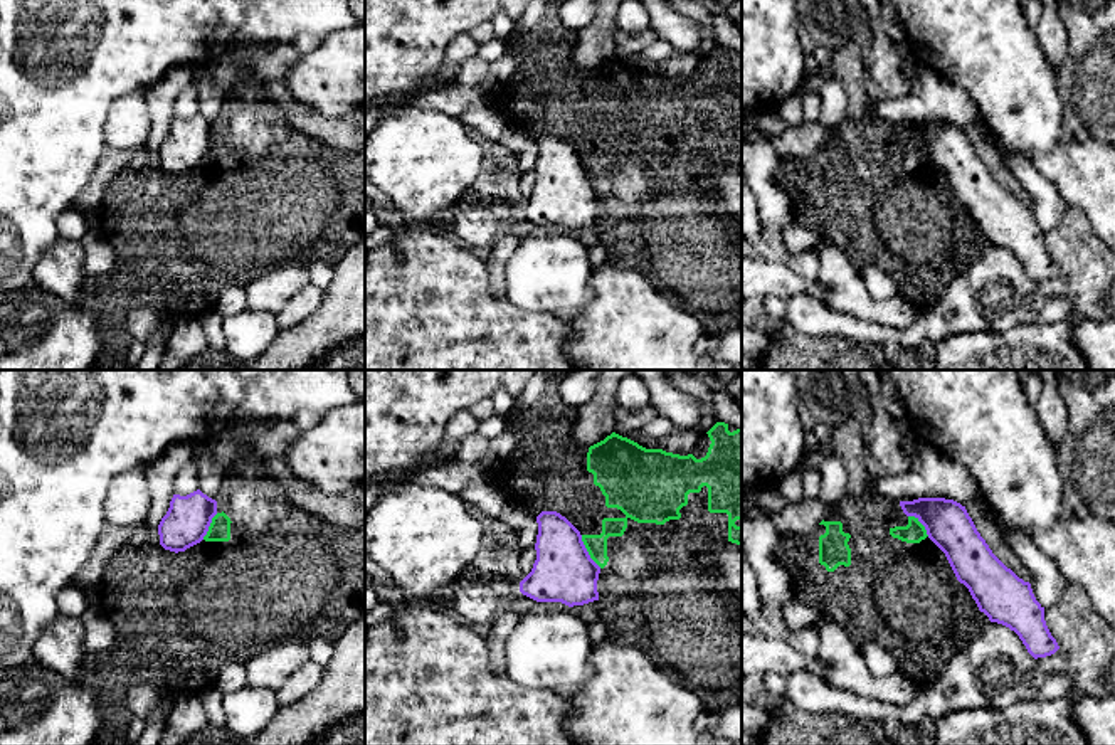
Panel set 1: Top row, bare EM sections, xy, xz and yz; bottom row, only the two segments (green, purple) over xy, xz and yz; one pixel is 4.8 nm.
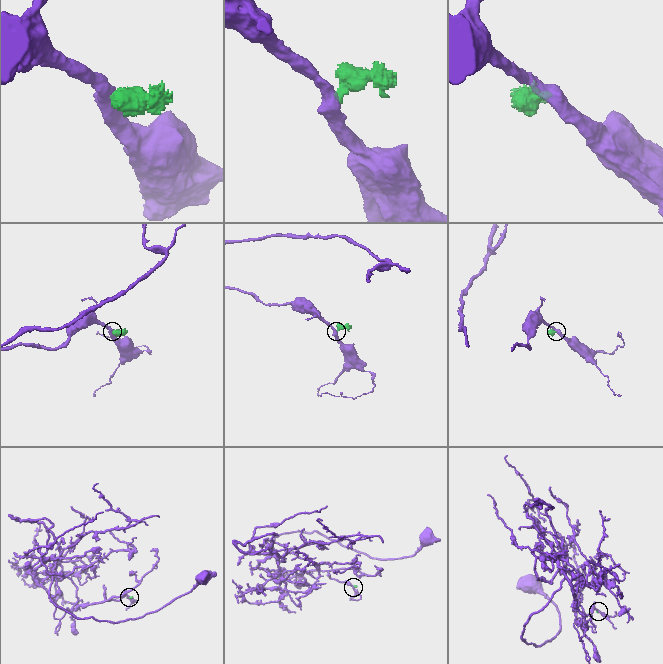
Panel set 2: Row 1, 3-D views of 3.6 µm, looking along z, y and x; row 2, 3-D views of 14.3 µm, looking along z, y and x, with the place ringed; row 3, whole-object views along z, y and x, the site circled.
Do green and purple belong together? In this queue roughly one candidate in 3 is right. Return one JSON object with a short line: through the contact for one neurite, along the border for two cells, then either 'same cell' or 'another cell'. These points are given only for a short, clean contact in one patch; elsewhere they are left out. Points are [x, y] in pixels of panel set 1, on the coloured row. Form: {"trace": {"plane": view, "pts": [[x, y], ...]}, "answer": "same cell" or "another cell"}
{"trace": {"plane": "xz", "pts": [[581, 535], [587, 554], [601, 567]]}, "answer": "another cell"}

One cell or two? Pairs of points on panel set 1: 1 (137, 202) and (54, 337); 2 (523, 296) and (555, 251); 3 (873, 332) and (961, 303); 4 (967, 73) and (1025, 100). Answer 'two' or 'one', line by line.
1: two
2: one
3: one
4: one

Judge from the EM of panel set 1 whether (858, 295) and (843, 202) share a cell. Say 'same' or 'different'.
different

